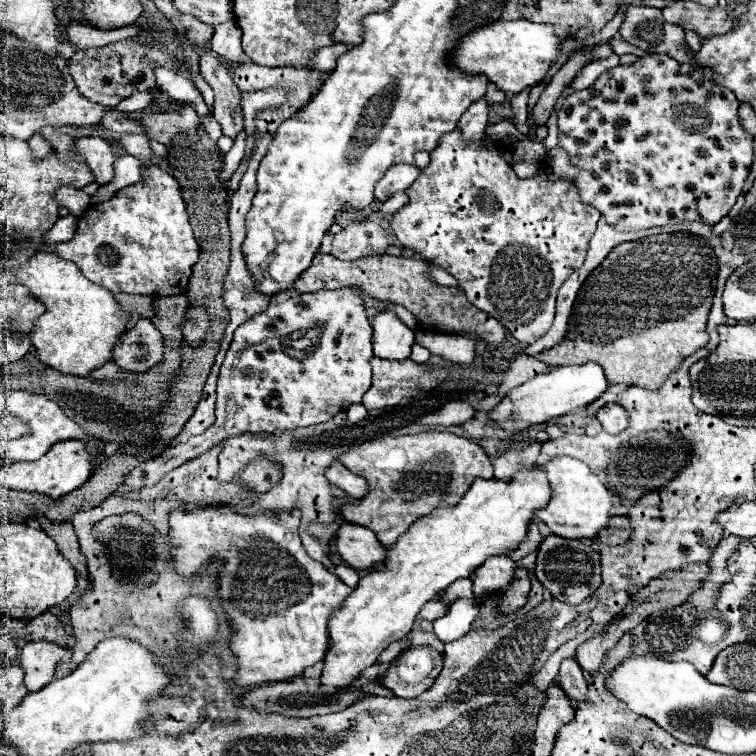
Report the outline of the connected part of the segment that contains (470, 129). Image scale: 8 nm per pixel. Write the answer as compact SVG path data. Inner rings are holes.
M486 100L474 102L460 118L458 126L462 128L462 138L464 140L482 140L484 130L488 124L488 104Z

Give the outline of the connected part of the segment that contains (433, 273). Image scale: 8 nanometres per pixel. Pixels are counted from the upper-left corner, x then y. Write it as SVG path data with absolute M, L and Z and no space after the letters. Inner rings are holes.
M428 262L428 270L430 270L430 280L432 280L434 284L438 284L438 286L456 286L456 284L458 284L456 278L452 278L446 270L438 268L436 264L430 264L430 262Z

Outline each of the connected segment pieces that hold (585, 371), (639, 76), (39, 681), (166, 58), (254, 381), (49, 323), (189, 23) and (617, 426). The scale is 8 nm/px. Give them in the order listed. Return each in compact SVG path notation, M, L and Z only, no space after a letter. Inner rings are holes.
M584 364L584 366L558 366L548 368L542 376L536 376L534 380L528 380L526 384L520 384L518 388L512 388L504 400L488 412L488 418L496 422L506 432L524 432L526 428L534 424L544 424L552 418L558 418L562 414L568 414L576 408L588 406L594 402L600 394L604 394L608 388L608 382L604 378L604 372L598 364Z
M648 54L628 66L618 64L616 68L600 74L588 90L572 92L570 96L566 96L562 108L558 110L558 128L560 128L560 144L562 144L562 148L566 148L566 152L570 152L570 160L574 160L574 164L582 166L582 162L578 160L578 154L588 158L584 170L578 174L578 180L574 180L574 186L578 188L582 202L594 206L604 216L604 220L612 228L618 228L620 232L636 232L636 230L644 230L644 228L680 224L680 222L702 222L702 224L710 224L710 226L720 222L730 212L730 208L736 204L736 198L742 192L742 186L748 178L750 164L752 164L754 142L746 134L746 130L740 126L736 96L728 88L710 82L696 64L680 64L666 54Z
M28 642L20 654L20 666L24 668L24 684L28 690L40 690L54 678L60 664L68 664L72 658L70 646L58 646L54 642Z
M122 40L122 42L112 42L102 48L88 48L88 50L78 50L70 60L68 60L68 72L74 78L74 84L78 86L80 94L96 104L102 106L118 106L122 98L132 96L134 92L146 92L158 88L156 76L154 76L154 64L160 64L172 72L182 70L182 60L172 56L166 50L152 48L148 44L136 42L136 40Z
M340 288L340 290L322 290L312 294L294 292L286 302L270 302L268 308L246 324L236 328L234 340L226 352L226 358L218 376L218 402L216 402L216 422L200 436L192 436L184 442L168 446L158 458L148 460L134 468L118 490L138 490L144 486L154 486L166 472L182 466L184 462L204 454L220 440L242 432L266 432L272 434L276 430L292 430L300 426L320 424L334 418L340 410L348 410L350 404L362 402L362 396L372 384L372 368L370 358L372 352L372 326L368 322L364 310L364 294L356 288ZM312 328L320 330L320 338L310 342L304 334Z
M38 252L26 266L16 270L16 276L46 306L46 312L34 322L34 330L30 332L44 366L64 374L88 376L110 360L126 326L126 312L118 306L110 290L82 276L74 262L60 260L48 252Z
M178 14L178 20L180 20L182 28L186 30L186 38L194 46L202 46L202 44L212 40L212 36L214 36L214 28L212 26L202 24L198 18L192 18L190 14Z
M606 404L598 410L596 418L600 420L602 428L610 434L620 434L628 426L628 412L618 404Z

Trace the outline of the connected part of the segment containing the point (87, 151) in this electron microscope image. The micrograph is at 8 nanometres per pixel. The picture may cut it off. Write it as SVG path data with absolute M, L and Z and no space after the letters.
M78 138L72 148L74 158L86 162L98 184L108 184L114 176L114 154L106 140L102 138Z

